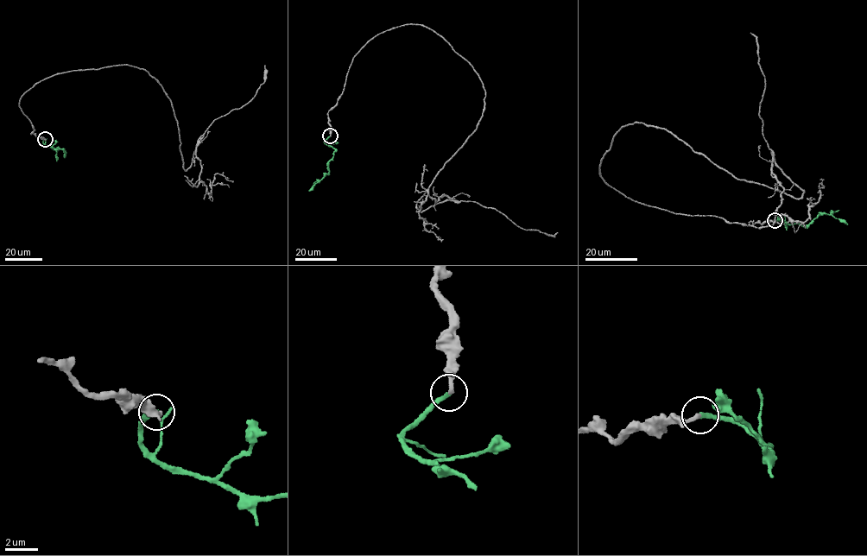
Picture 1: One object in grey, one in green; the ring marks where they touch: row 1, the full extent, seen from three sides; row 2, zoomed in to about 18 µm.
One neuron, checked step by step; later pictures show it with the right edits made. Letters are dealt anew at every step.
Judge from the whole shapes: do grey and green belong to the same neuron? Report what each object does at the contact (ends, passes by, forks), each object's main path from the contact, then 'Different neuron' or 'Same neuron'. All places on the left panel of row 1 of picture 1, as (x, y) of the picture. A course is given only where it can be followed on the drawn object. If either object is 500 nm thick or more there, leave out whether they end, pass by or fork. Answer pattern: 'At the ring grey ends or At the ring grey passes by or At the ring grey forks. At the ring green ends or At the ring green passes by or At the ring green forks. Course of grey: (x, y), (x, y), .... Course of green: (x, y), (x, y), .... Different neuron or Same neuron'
At the ring grey ends. At the ring green ends. Course of grey: (45, 139), (28, 91), (128, 65), (170, 98), (184, 169), (199, 138), (209, 195), (217, 173), (233, 181). Course of green: (45, 139), (43, 143), (62, 149), (65, 156), (65, 151), (57, 150), (57, 161). Same neuron

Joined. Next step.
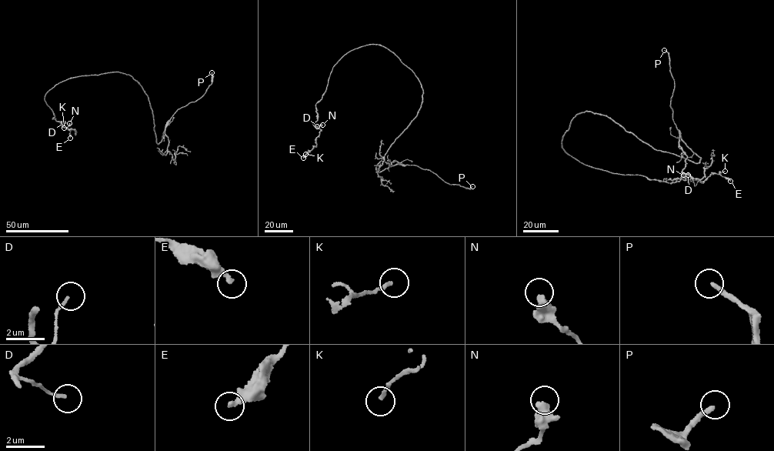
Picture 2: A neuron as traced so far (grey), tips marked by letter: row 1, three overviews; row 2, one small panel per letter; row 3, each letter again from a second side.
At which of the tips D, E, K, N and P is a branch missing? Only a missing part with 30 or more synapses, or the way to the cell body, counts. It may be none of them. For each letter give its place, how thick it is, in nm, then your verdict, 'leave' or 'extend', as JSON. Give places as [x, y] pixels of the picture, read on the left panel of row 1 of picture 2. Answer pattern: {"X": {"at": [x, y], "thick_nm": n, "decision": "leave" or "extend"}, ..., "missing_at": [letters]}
{"D": {"at": [63, 122], "thick_nm": 130, "decision": "leave"}, "E": {"at": [70, 138], "thick_nm": 280, "decision": "leave"}, "K": {"at": [64, 128], "thick_nm": 170, "decision": "leave"}, "N": {"at": [69, 123], "thick_nm": 340, "decision": "leave"}, "P": {"at": [211, 72], "thick_nm": 260, "decision": "extend"}, "missing_at": ["P"]}

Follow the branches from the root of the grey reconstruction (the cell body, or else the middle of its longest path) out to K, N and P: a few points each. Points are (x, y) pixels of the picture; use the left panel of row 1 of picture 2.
K: (126, 74), (73, 77), (48, 90), (45, 100), (54, 114), (52, 118), (76, 134), (64, 128)
N: (126, 74), (113, 71), (73, 77), (48, 90), (45, 100), (54, 114), (52, 118), (65, 128), (69, 123)
P: (126, 74), (138, 81), (147, 95), (158, 144), (166, 124), (176, 111), (205, 91), (211, 83), (211, 72)

